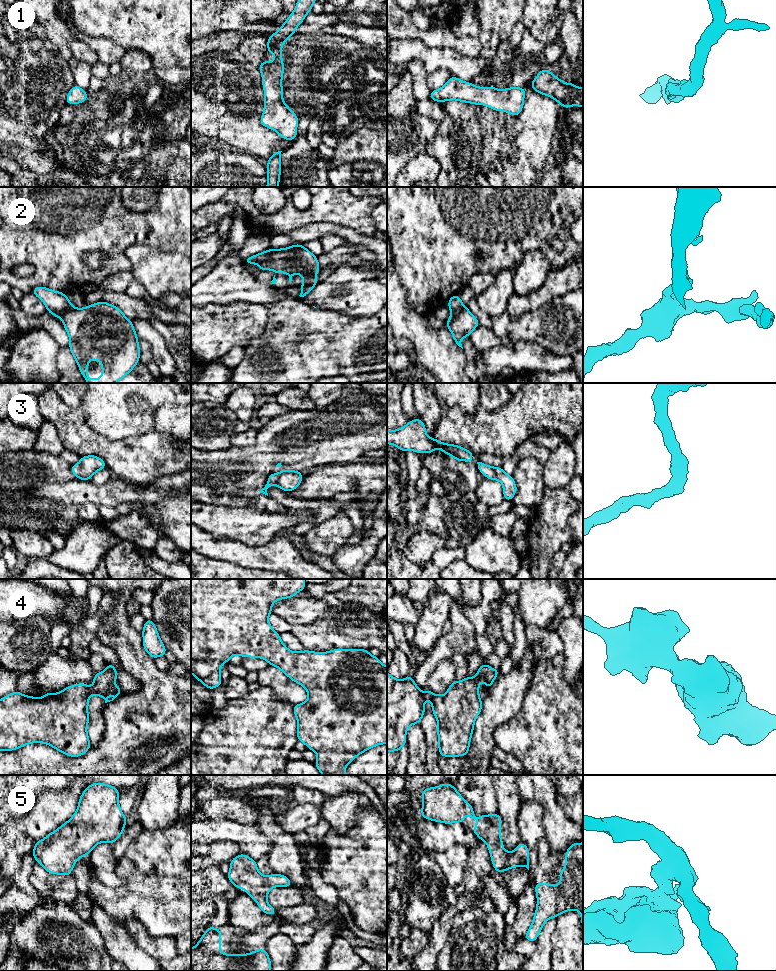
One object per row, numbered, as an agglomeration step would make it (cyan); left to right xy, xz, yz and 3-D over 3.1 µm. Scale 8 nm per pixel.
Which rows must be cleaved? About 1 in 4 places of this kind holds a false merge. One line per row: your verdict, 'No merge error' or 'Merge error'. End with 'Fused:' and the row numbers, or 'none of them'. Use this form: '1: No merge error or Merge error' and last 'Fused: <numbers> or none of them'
1: No merge error
2: Merge error
3: No merge error
4: No merge error
5: No merge error
Fused: 2

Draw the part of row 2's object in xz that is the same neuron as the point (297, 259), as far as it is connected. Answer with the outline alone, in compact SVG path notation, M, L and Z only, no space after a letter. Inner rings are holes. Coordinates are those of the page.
M301 244L282 249L271 249L266 260L258 264L260 271L273 270L277 273L287 273L289 281L292 281L294 273L299 274L304 282L300 285L302 291L300 297L310 293L314 286L319 283L317 271L320 270L317 256L312 254Z

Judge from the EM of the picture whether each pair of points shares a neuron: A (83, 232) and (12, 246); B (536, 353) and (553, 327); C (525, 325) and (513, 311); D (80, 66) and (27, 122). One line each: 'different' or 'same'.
A: same
B: different
C: different
D: different

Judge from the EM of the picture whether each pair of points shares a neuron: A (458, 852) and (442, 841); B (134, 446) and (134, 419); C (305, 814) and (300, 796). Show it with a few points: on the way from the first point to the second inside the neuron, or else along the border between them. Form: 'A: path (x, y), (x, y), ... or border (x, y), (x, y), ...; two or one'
A: border (468, 850), (452, 845), (427, 852); two
B: border (153, 429), (131, 437), (111, 440); two
C: border (292, 802), (321, 805); two

